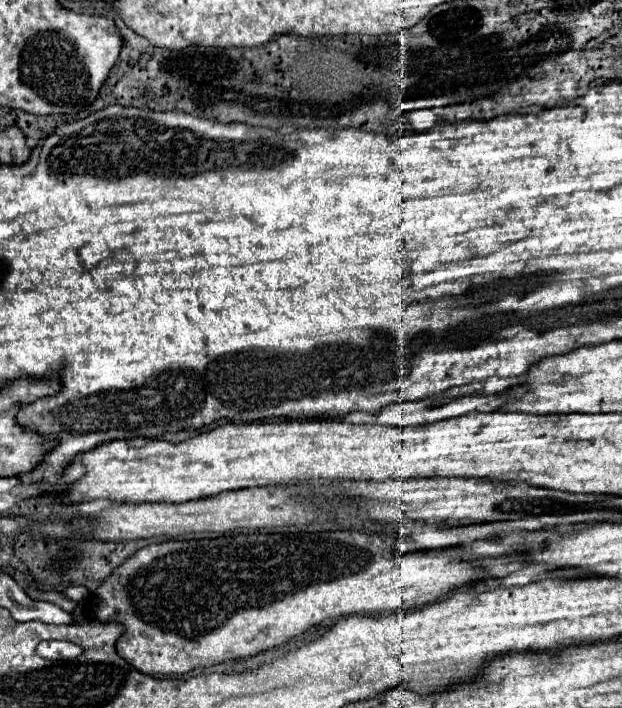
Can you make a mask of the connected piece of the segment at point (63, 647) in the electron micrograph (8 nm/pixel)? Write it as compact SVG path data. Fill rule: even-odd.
M50 640L50 642L42 642L38 646L38 654L42 658L50 658L50 660L58 660L58 658L76 658L82 654L82 646L74 644L74 642L58 642L58 640Z

